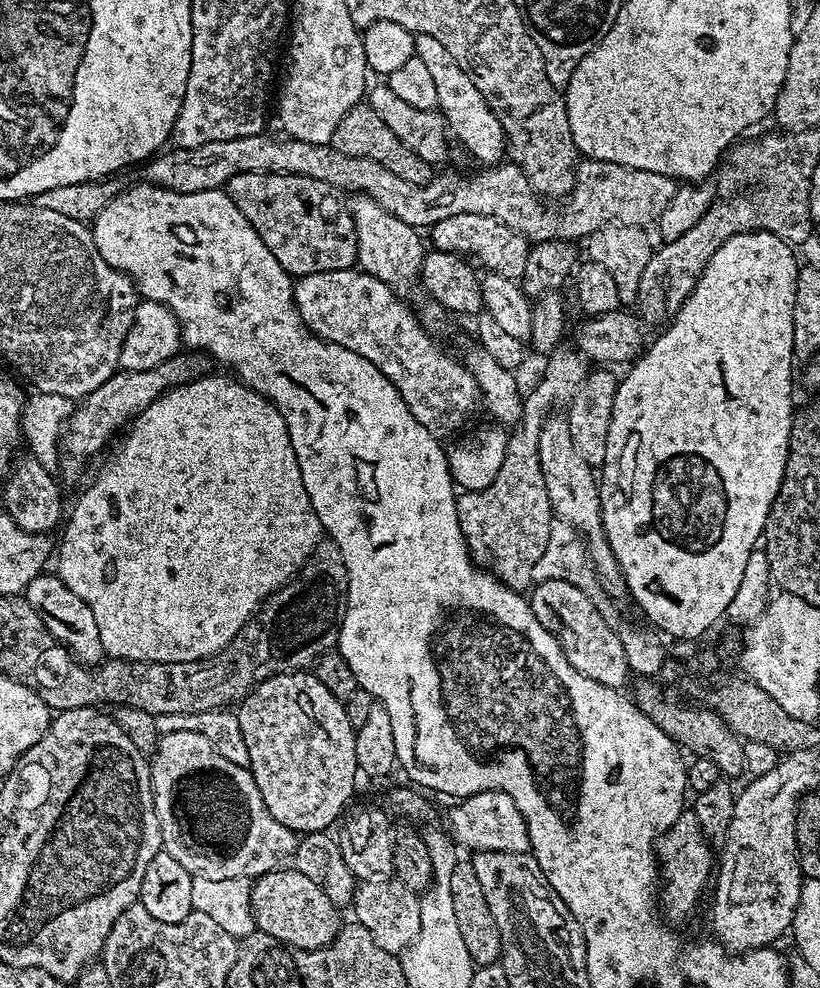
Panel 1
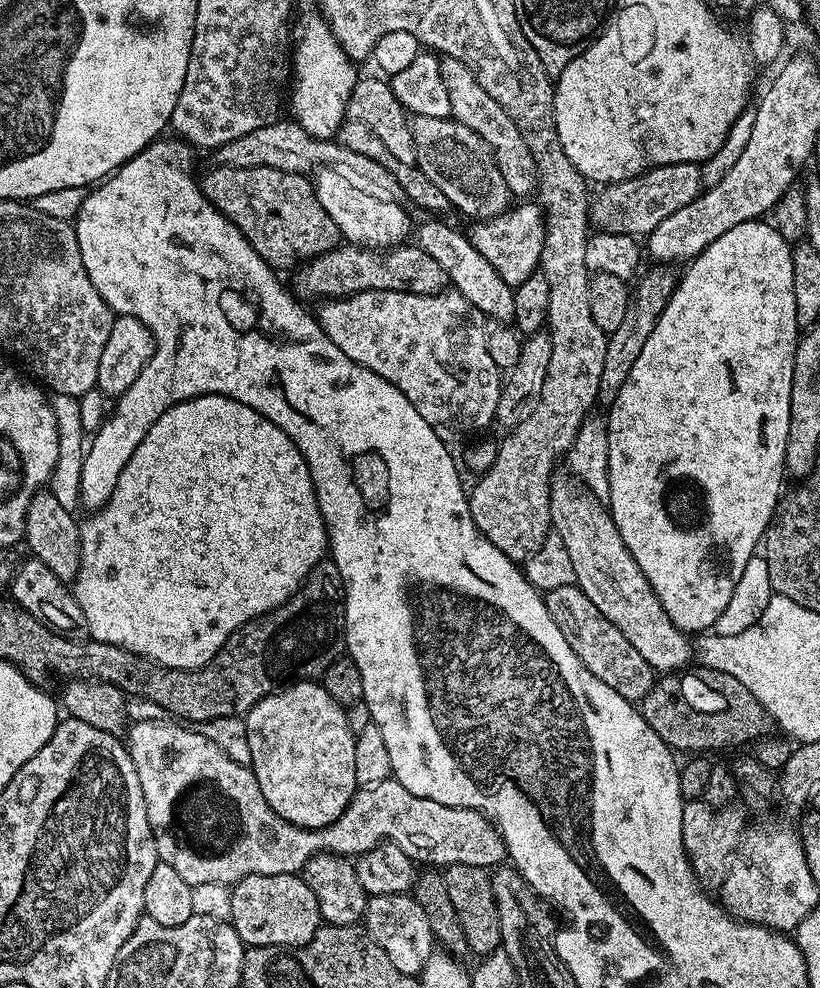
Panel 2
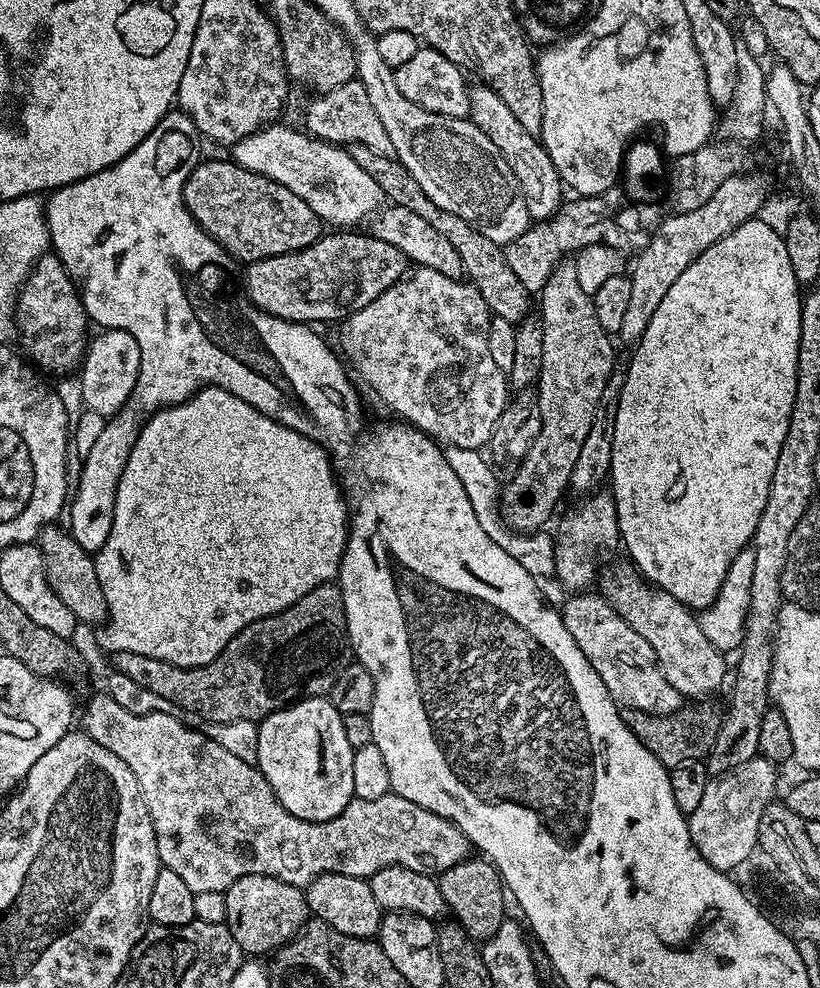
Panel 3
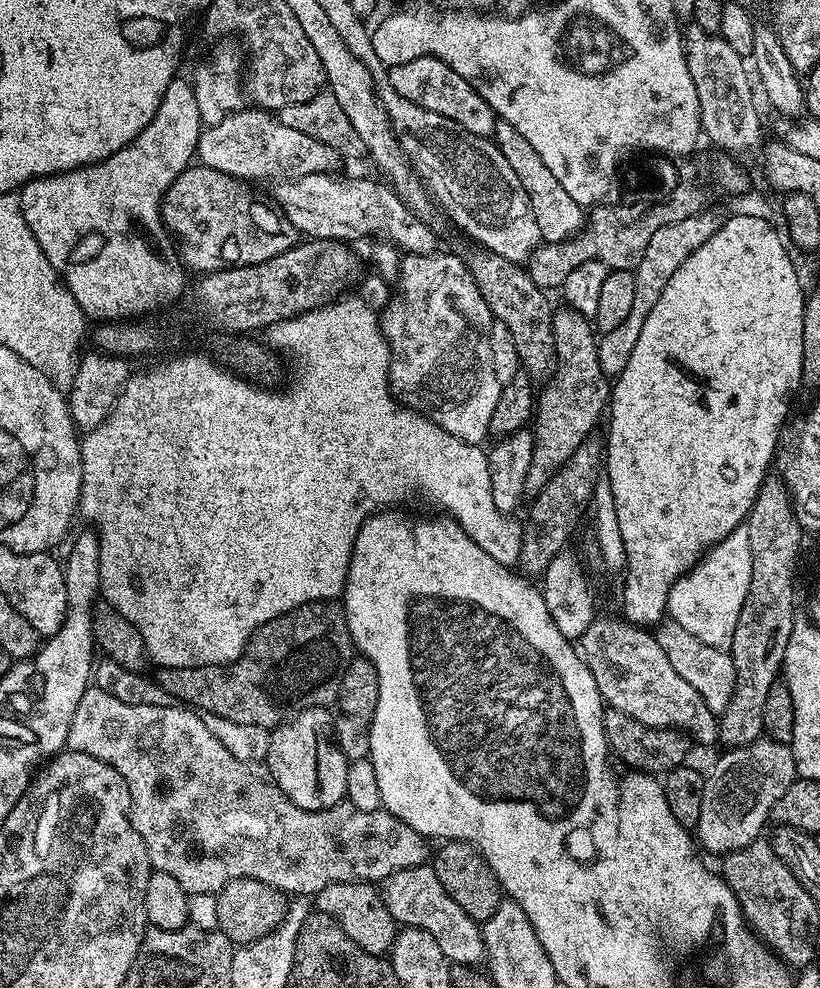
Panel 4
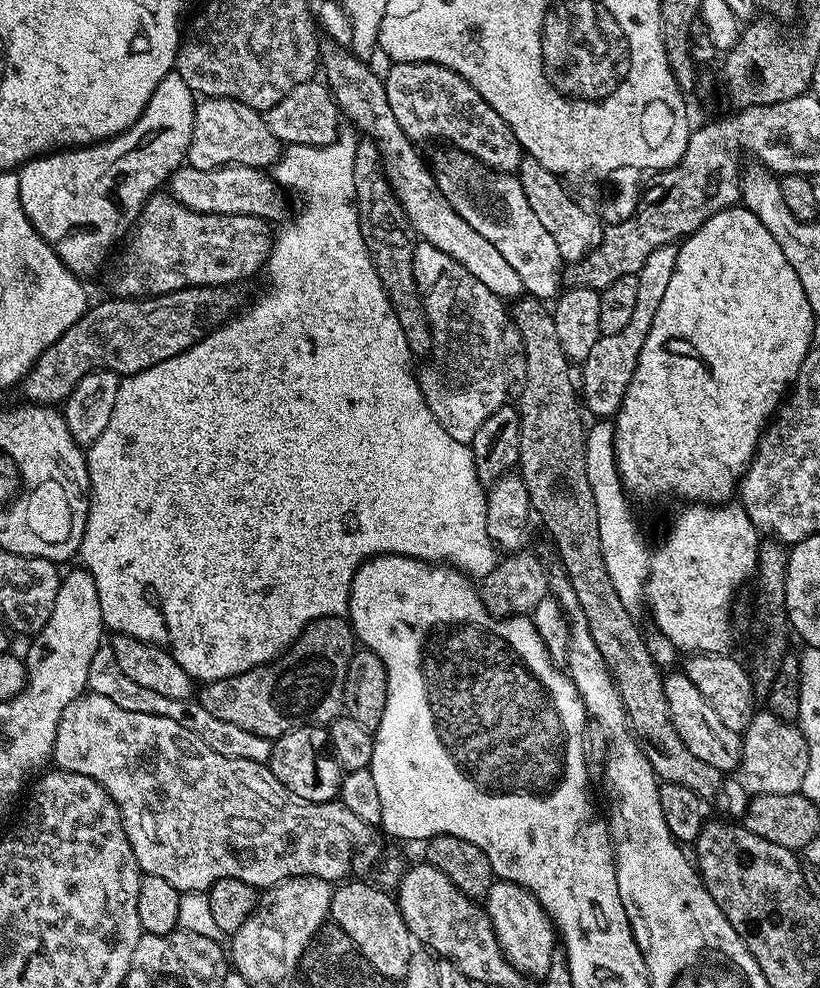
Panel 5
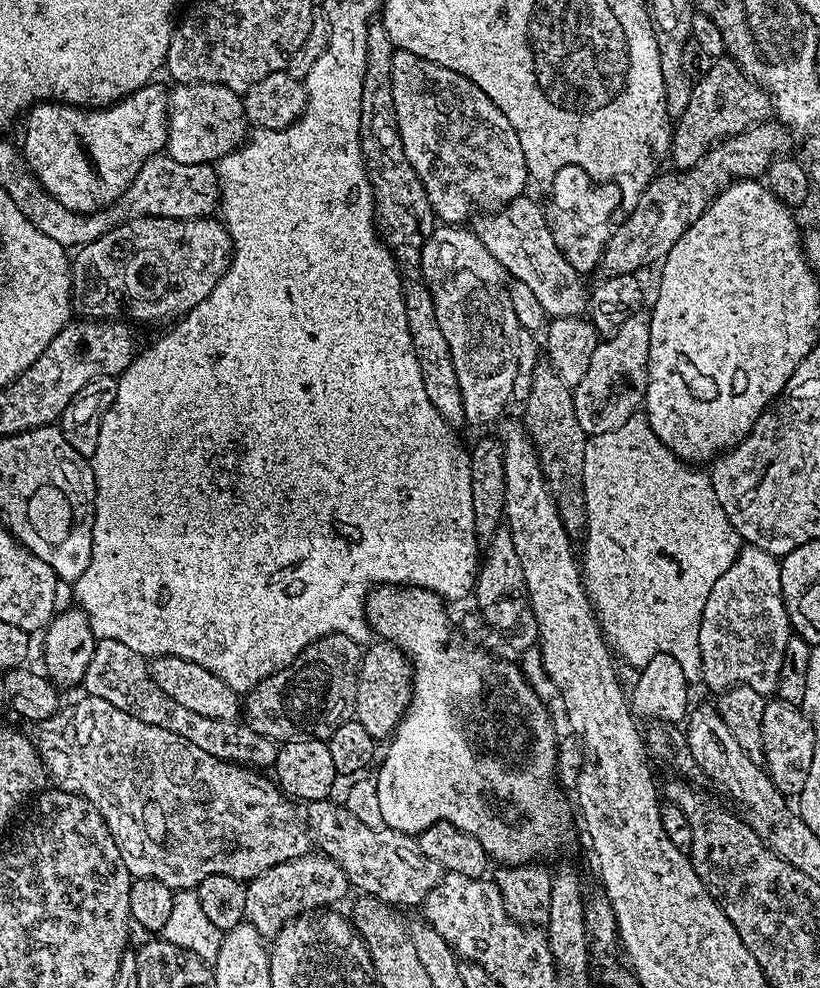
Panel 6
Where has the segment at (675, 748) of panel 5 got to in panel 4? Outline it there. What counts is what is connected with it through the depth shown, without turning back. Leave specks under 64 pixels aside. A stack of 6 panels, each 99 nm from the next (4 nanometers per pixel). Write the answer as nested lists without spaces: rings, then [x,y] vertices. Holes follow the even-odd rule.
[[[479,246],[473,249],[466,256],[466,263],[482,298],[486,298],[486,306],[490,306],[492,319],[502,322],[506,330],[510,330],[523,371],[533,381],[547,381],[556,370],[556,343],[552,325],[554,305],[548,301],[549,293],[538,287],[521,265]]]

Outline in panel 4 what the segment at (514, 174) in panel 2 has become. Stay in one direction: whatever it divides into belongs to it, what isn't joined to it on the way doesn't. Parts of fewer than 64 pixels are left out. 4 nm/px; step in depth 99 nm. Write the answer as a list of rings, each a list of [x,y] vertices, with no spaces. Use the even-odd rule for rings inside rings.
[[[501,119],[496,121],[494,143],[502,150],[506,162],[514,166],[514,174],[518,174],[518,182],[522,182],[526,190],[528,205],[534,210],[534,222],[538,222],[541,241],[546,244],[561,244],[563,240],[570,240],[577,235],[586,223],[586,212],[580,209],[583,208],[581,201],[570,198],[570,194],[562,190],[562,182],[558,182],[554,174],[550,174],[546,162],[538,158],[538,150],[534,150],[534,146],[530,146],[530,142],[526,142],[526,138],[522,138],[522,134],[514,130],[514,126]]]

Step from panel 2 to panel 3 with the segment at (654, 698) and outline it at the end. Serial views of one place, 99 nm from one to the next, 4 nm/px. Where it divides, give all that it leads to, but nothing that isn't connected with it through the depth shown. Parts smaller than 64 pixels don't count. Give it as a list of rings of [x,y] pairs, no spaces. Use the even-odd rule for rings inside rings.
[[[681,706],[677,711],[664,716],[623,708],[620,717],[626,722],[627,728],[669,770],[681,765],[682,762],[704,760],[714,746],[721,721],[719,713],[710,708],[688,708],[688,706]]]

